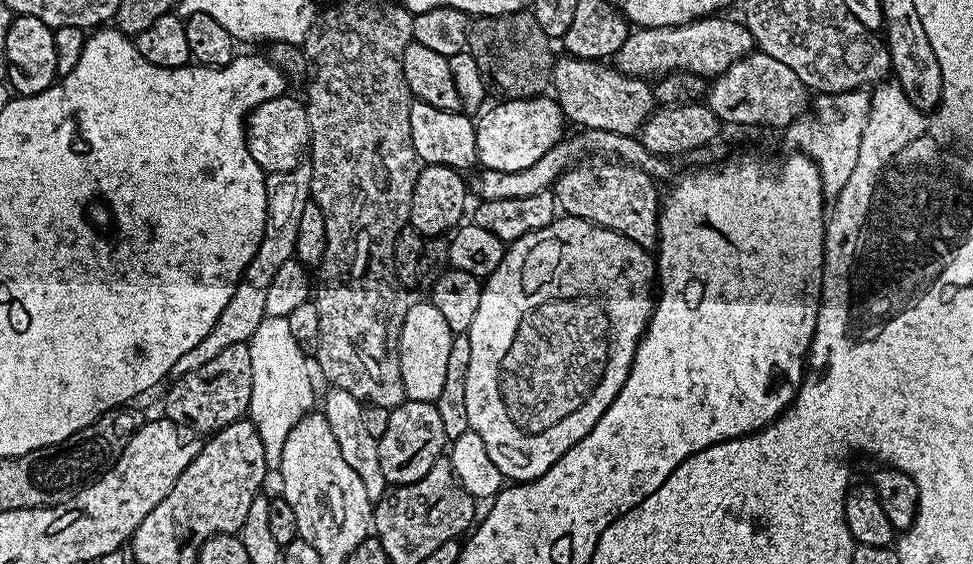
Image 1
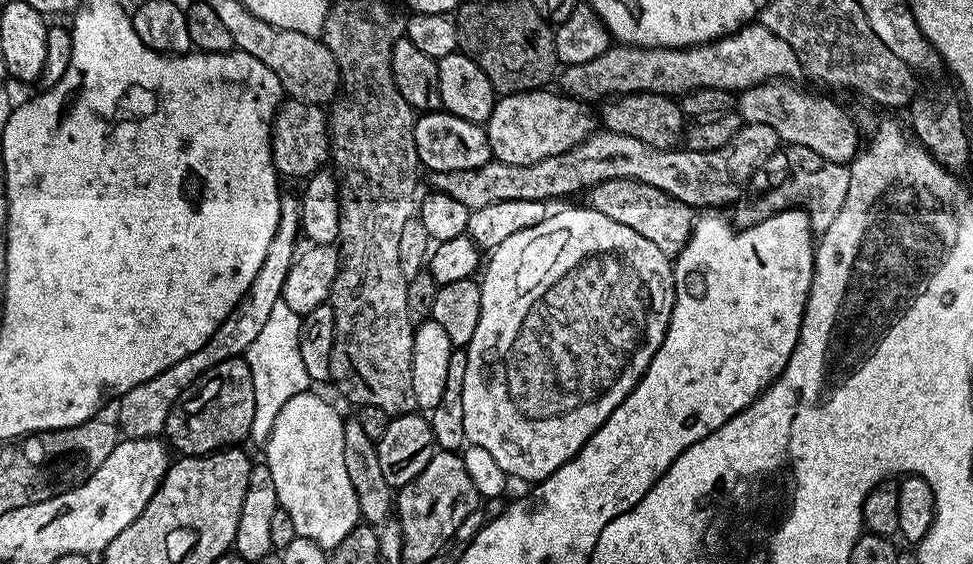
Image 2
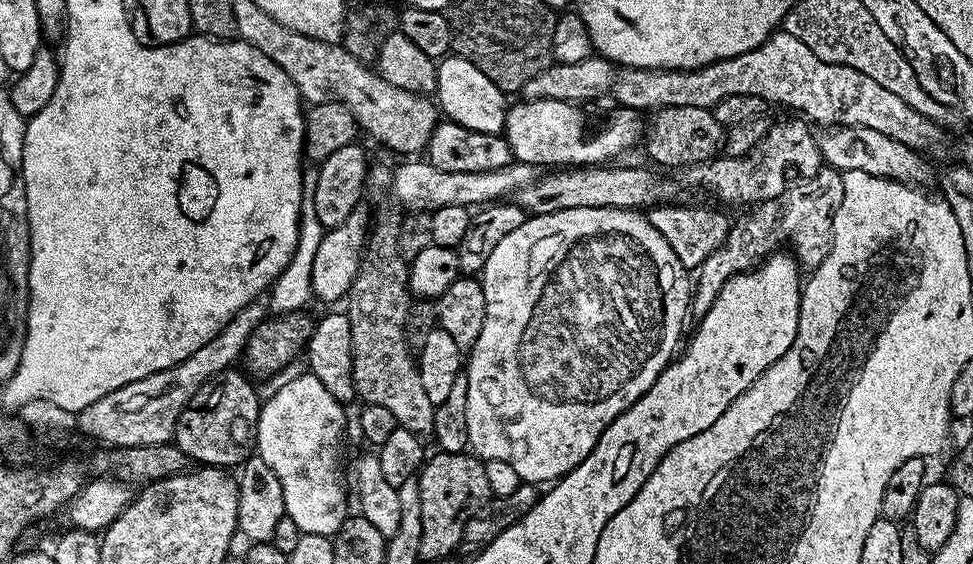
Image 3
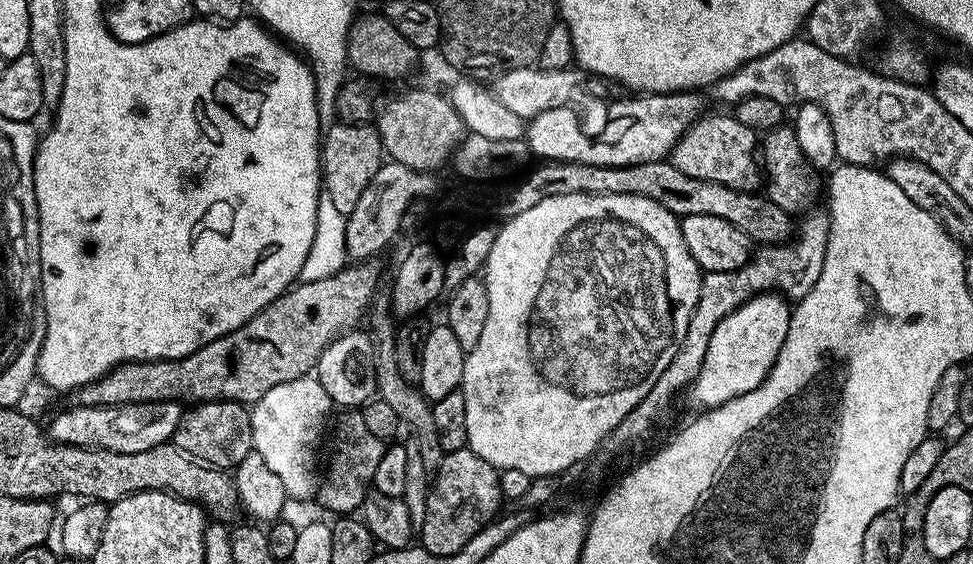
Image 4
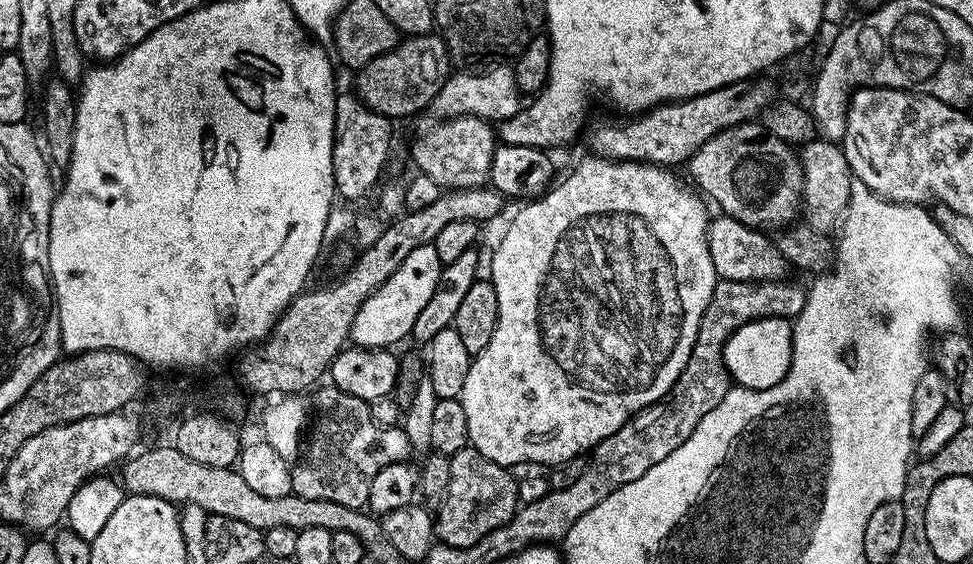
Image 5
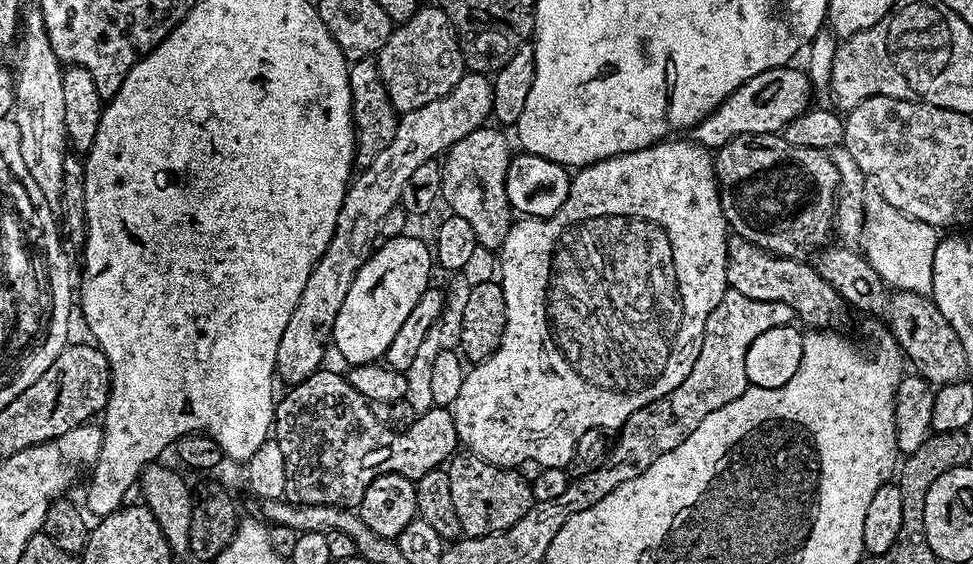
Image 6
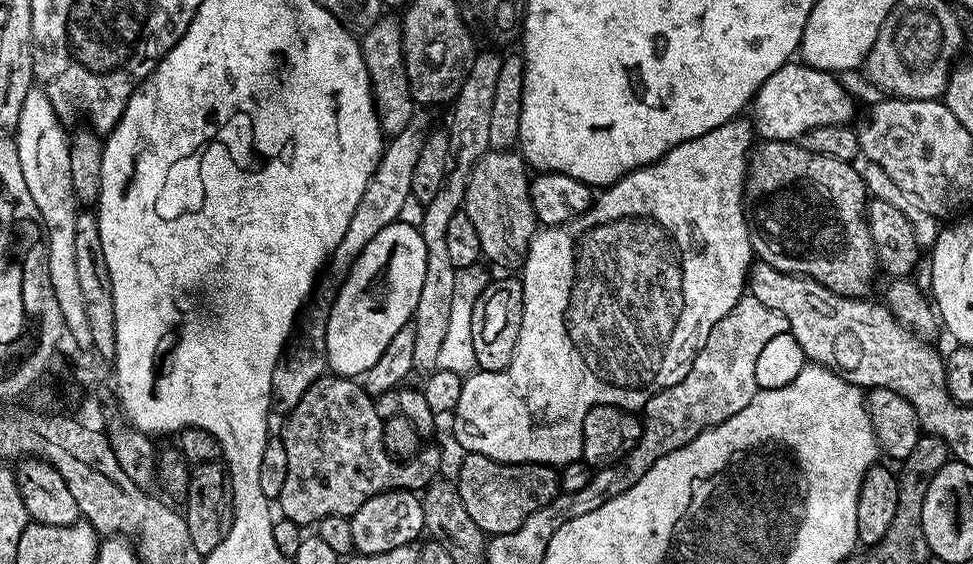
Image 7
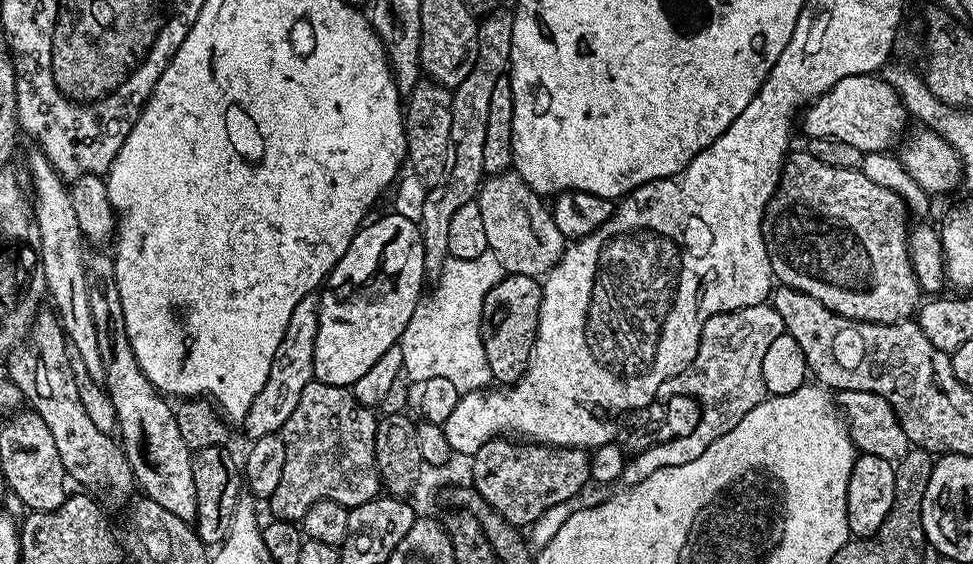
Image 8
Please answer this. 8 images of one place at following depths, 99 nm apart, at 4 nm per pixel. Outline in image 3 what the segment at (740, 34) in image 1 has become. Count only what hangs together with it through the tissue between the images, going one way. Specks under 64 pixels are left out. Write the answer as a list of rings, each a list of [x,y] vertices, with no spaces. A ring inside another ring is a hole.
[[[783,30],[773,32],[762,46],[746,50],[746,54],[701,68],[635,68],[615,64],[599,54],[587,56],[582,62],[554,62],[542,74],[530,78],[522,89],[525,100],[557,100],[577,106],[583,105],[583,100],[609,96],[613,105],[635,108],[641,114],[647,113],[647,108],[713,108],[722,98],[733,94],[754,94],[754,98],[762,98],[769,105],[785,104],[796,111],[793,113],[809,121],[817,120],[823,126],[870,127],[917,150],[934,147],[942,136],[941,125],[902,102],[869,75],[850,66],[822,61],[809,46]]]

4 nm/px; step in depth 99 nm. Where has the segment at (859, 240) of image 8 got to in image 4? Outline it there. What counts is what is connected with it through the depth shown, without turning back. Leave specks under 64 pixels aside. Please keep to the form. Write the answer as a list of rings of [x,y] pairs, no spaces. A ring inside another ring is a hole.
[[[705,114],[692,125],[682,139],[676,143],[672,151],[670,162],[682,174],[690,174],[690,178],[706,178],[706,182],[718,182],[722,186],[730,186],[739,192],[756,192],[762,184],[762,164],[758,159],[758,132],[750,126],[742,126],[735,115],[711,116]]]

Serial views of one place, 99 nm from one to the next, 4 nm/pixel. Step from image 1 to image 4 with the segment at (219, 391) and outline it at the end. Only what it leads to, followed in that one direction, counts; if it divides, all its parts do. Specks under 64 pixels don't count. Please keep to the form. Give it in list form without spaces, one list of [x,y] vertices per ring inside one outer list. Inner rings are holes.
[[[205,400],[189,408],[192,409],[189,412],[187,409],[181,415],[174,437],[174,443],[182,450],[194,454],[194,458],[202,458],[206,462],[225,470],[235,469],[236,465],[242,462],[242,458],[246,458],[246,454],[253,451],[251,411],[245,405],[233,400]]]

